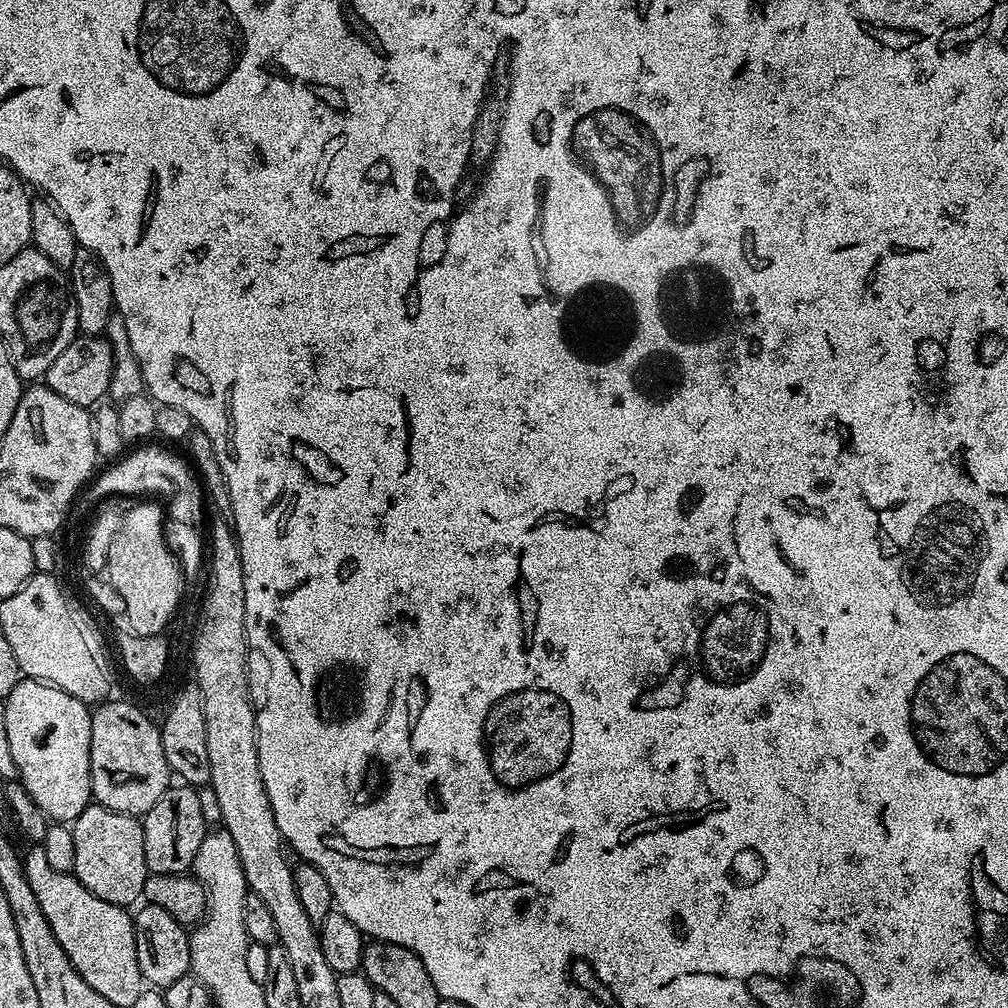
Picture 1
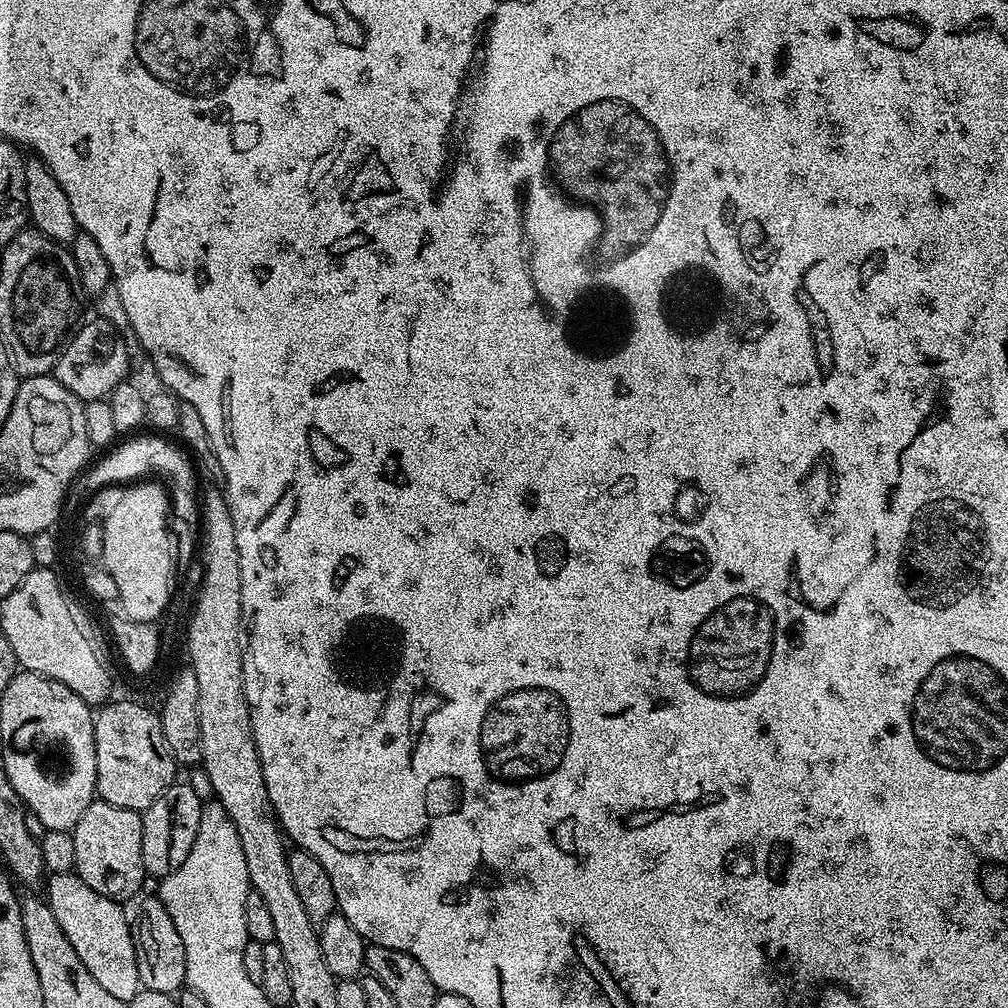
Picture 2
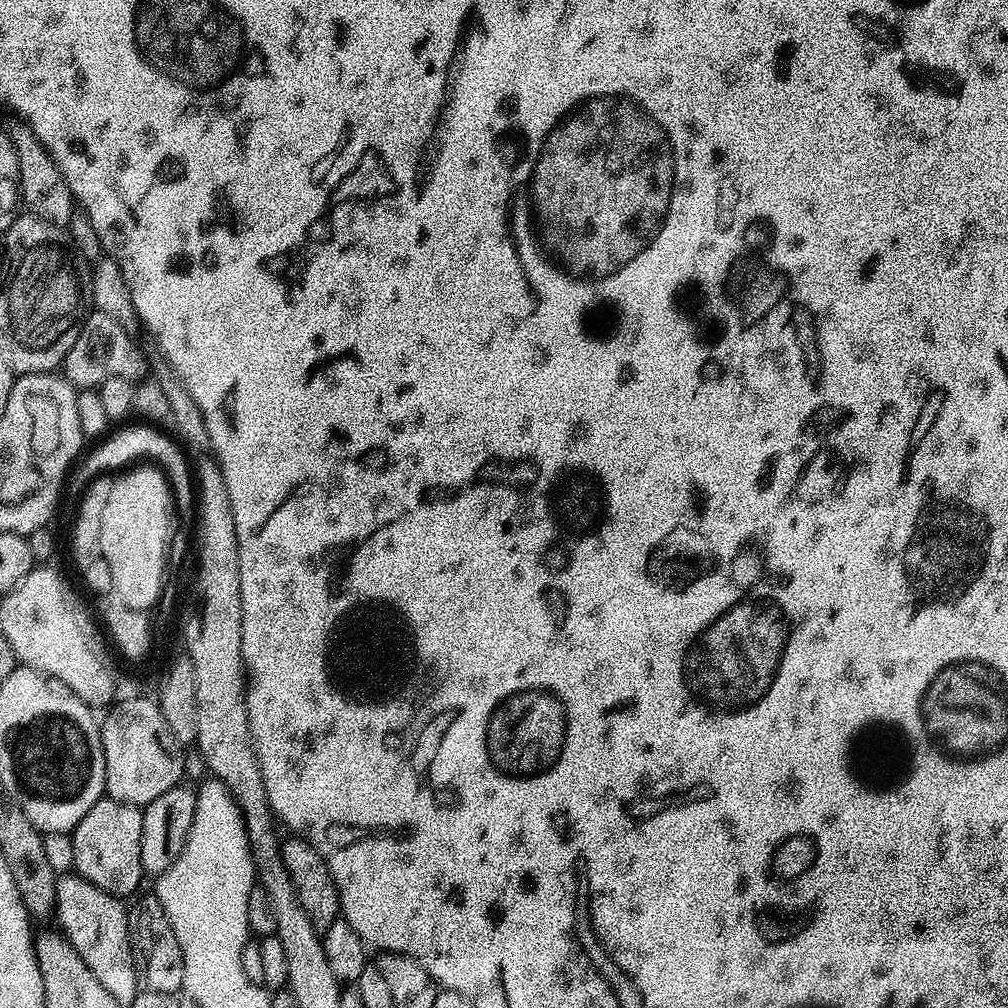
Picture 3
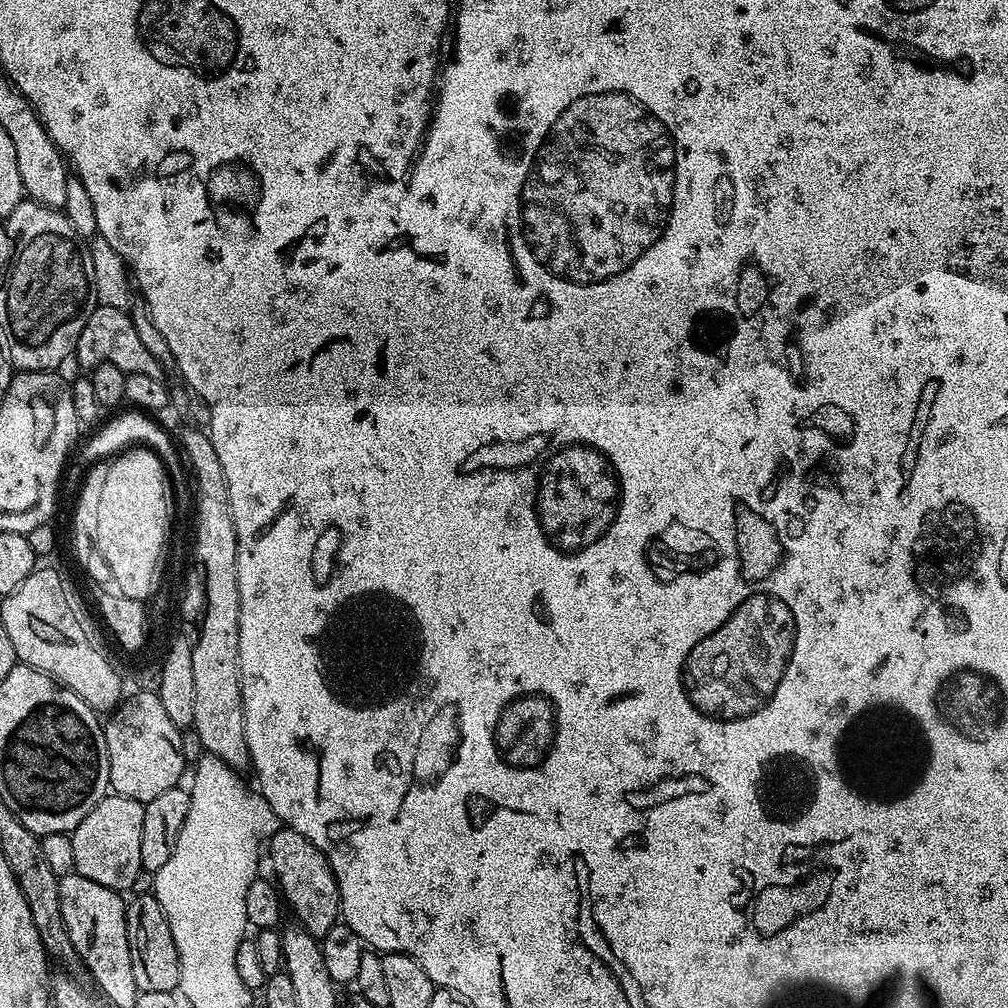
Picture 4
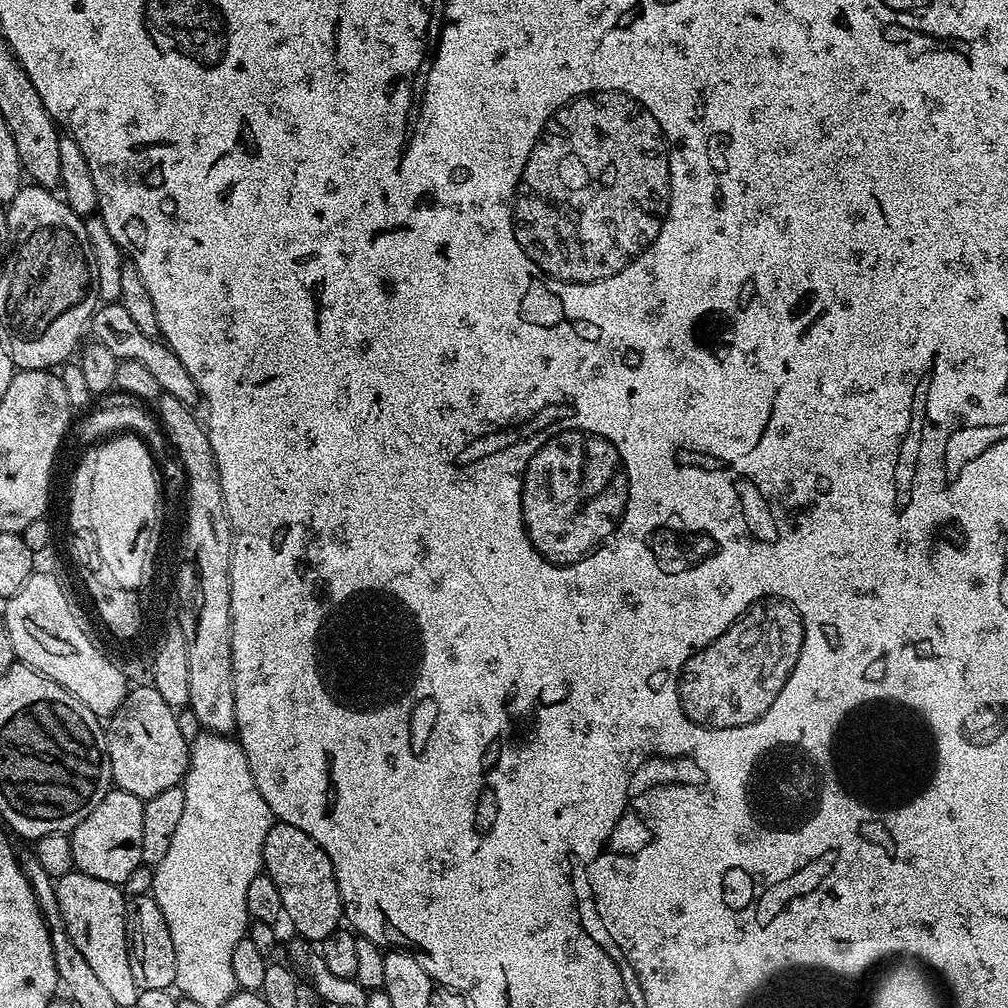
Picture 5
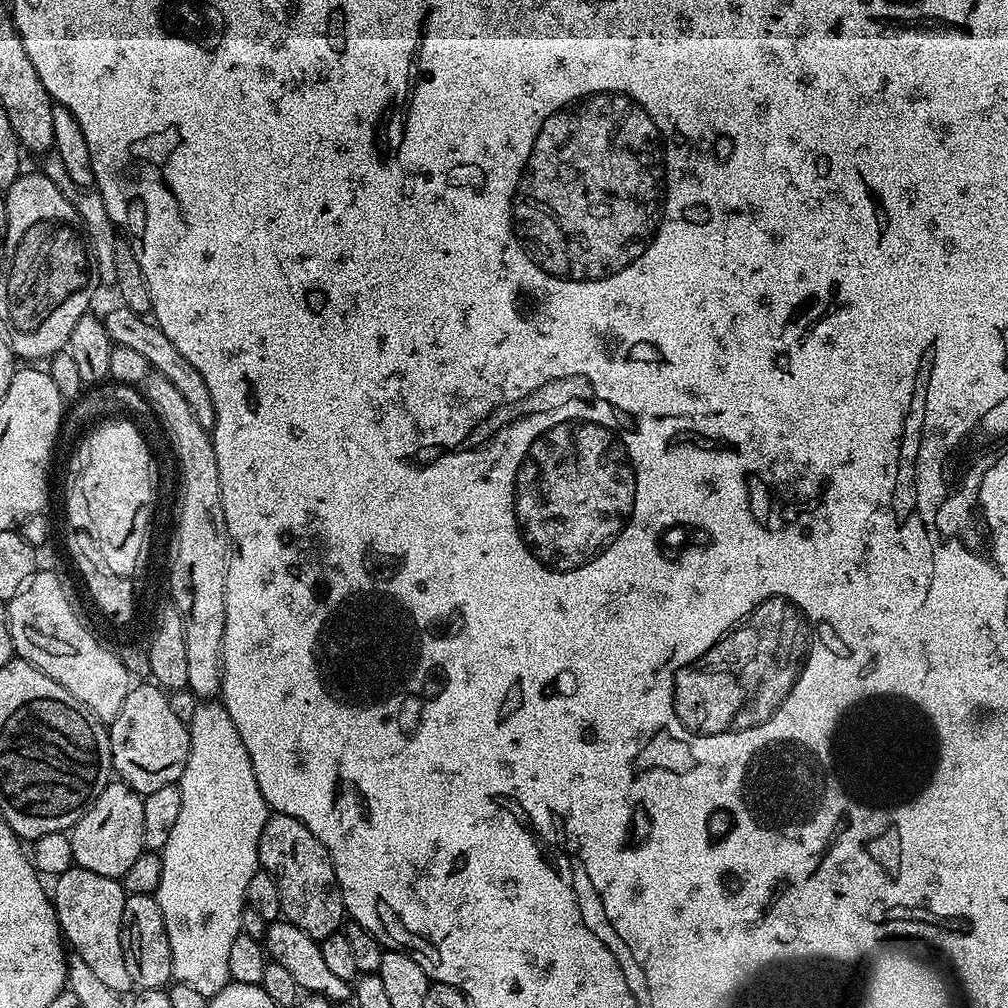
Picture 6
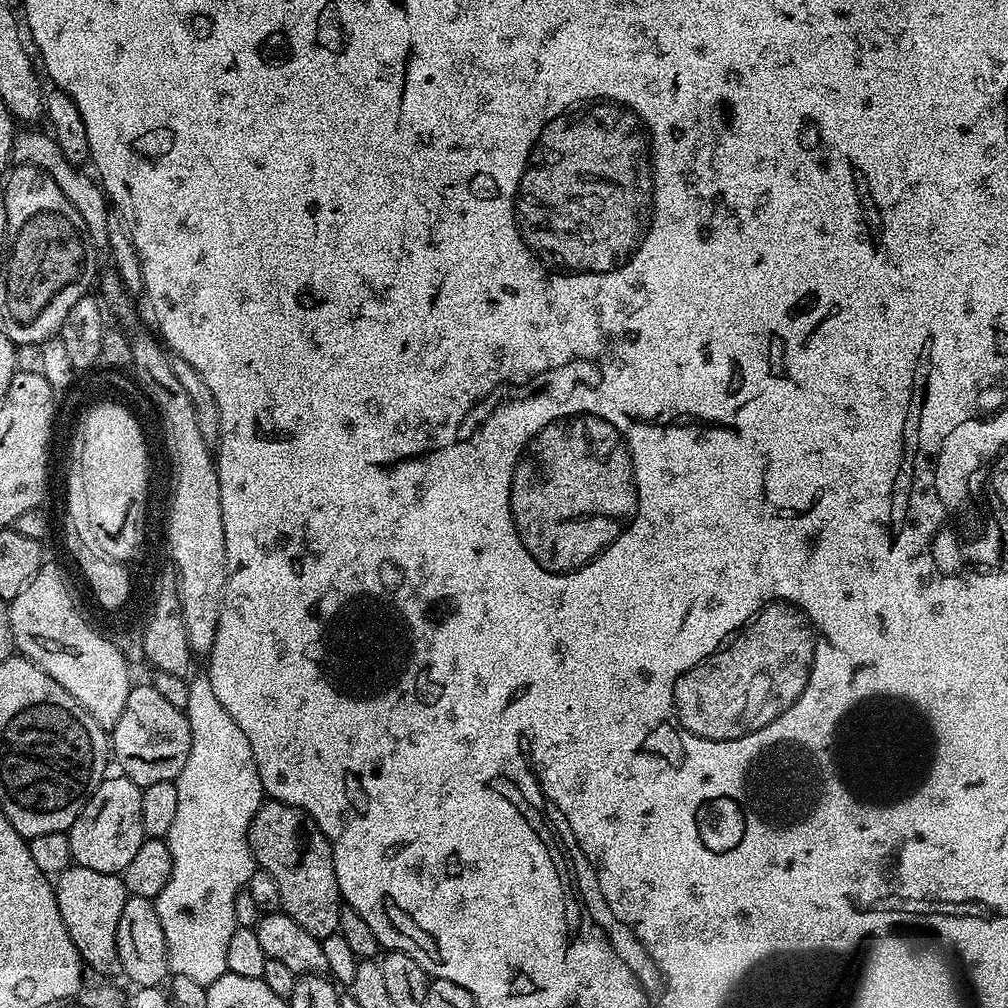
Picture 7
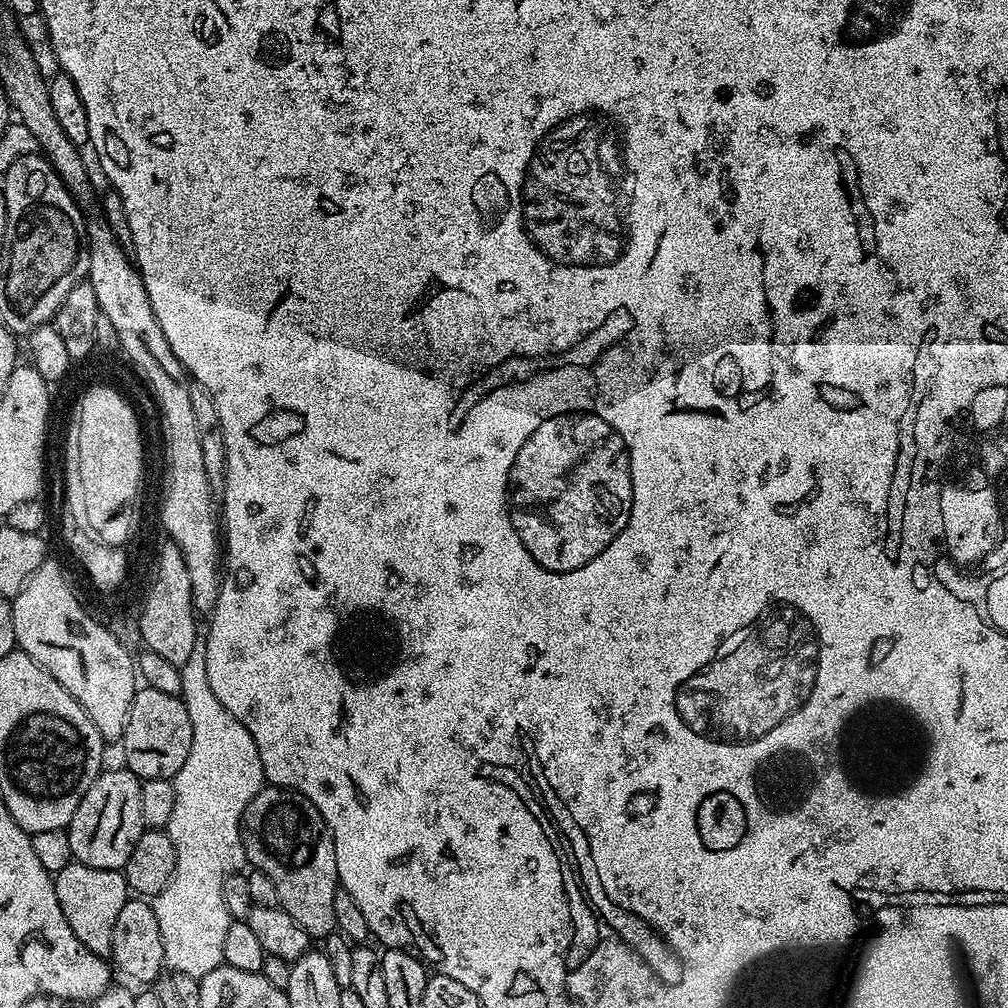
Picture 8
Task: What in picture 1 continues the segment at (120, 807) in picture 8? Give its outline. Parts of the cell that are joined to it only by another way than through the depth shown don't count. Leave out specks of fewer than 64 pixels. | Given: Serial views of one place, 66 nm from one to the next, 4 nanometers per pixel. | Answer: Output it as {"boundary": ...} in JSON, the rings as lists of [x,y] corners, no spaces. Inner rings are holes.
{"boundary":[[[89,803],[82,814],[78,814],[76,820],[71,821],[70,827],[74,834],[74,866],[72,872],[76,879],[90,890],[102,902],[110,902],[121,906],[129,906],[135,900],[139,901],[143,894],[143,883],[149,870],[146,866],[146,846],[144,845],[144,826],[137,817],[118,814],[109,808],[103,808],[101,804]]]}

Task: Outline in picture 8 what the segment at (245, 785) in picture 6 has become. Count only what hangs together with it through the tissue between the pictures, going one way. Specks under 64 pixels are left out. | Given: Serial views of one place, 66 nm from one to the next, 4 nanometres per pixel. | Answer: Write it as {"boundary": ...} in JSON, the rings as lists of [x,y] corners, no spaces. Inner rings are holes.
{"boundary":[[[198,642],[190,658],[179,669],[182,674],[180,699],[190,714],[190,754],[182,762],[182,770],[172,780],[174,786],[174,814],[166,829],[177,854],[177,866],[169,884],[154,897],[154,907],[158,918],[158,930],[170,934],[170,944],[176,948],[188,948],[188,960],[193,976],[199,978],[210,974],[210,970],[224,963],[222,945],[226,943],[226,930],[232,924],[232,915],[226,910],[226,898],[222,898],[222,886],[226,878],[245,867],[244,844],[240,840],[240,819],[250,801],[265,787],[262,758],[258,758],[258,746],[250,738],[250,730],[218,702],[214,690],[210,690],[210,678],[206,674],[206,646]]]}

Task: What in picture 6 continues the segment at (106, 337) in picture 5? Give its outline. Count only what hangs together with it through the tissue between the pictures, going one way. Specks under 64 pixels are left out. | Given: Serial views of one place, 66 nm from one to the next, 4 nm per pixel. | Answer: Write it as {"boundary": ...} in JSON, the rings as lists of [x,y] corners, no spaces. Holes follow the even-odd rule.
{"boundary":[[[123,306],[115,307],[102,316],[104,329],[113,345],[142,354],[142,358],[146,358],[149,369],[174,382],[182,398],[186,398],[190,410],[194,410],[194,418],[198,418],[198,426],[211,430],[216,425],[214,398],[210,398],[210,390],[206,390],[206,381],[202,379],[202,374],[198,374],[198,370],[190,366],[187,358],[182,358],[178,346],[174,346],[174,342],[170,342],[170,338],[166,338],[166,334],[151,319],[140,316],[134,310]]]}

